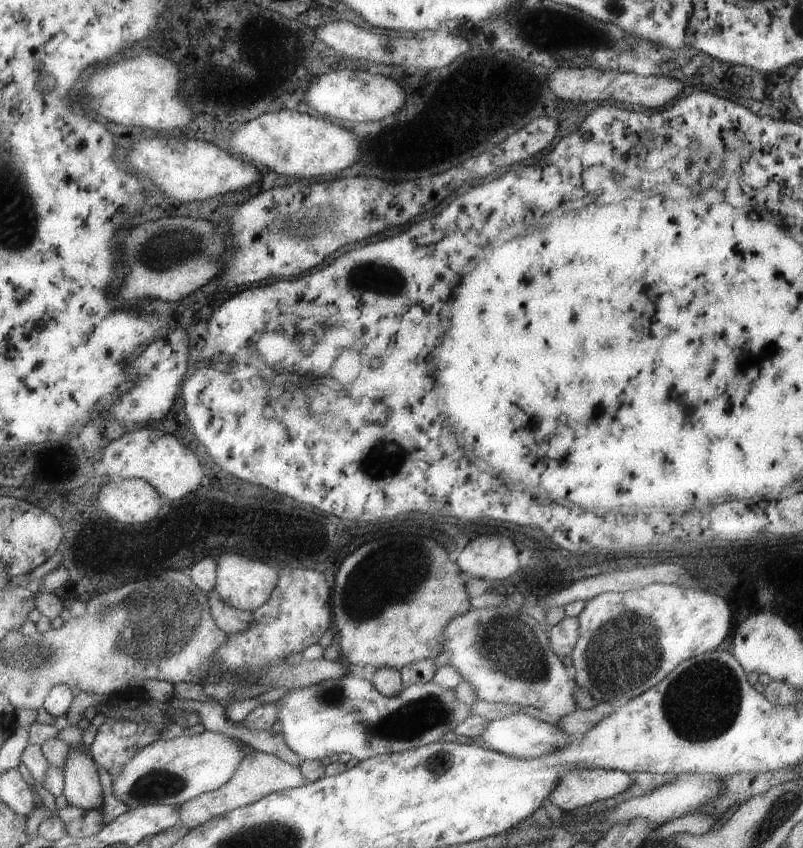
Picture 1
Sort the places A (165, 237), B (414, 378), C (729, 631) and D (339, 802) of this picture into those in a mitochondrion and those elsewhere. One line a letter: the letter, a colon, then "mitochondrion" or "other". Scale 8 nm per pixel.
A: mitochondrion
B: other
C: other
D: other

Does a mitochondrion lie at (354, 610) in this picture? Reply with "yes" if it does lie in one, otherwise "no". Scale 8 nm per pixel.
yes

